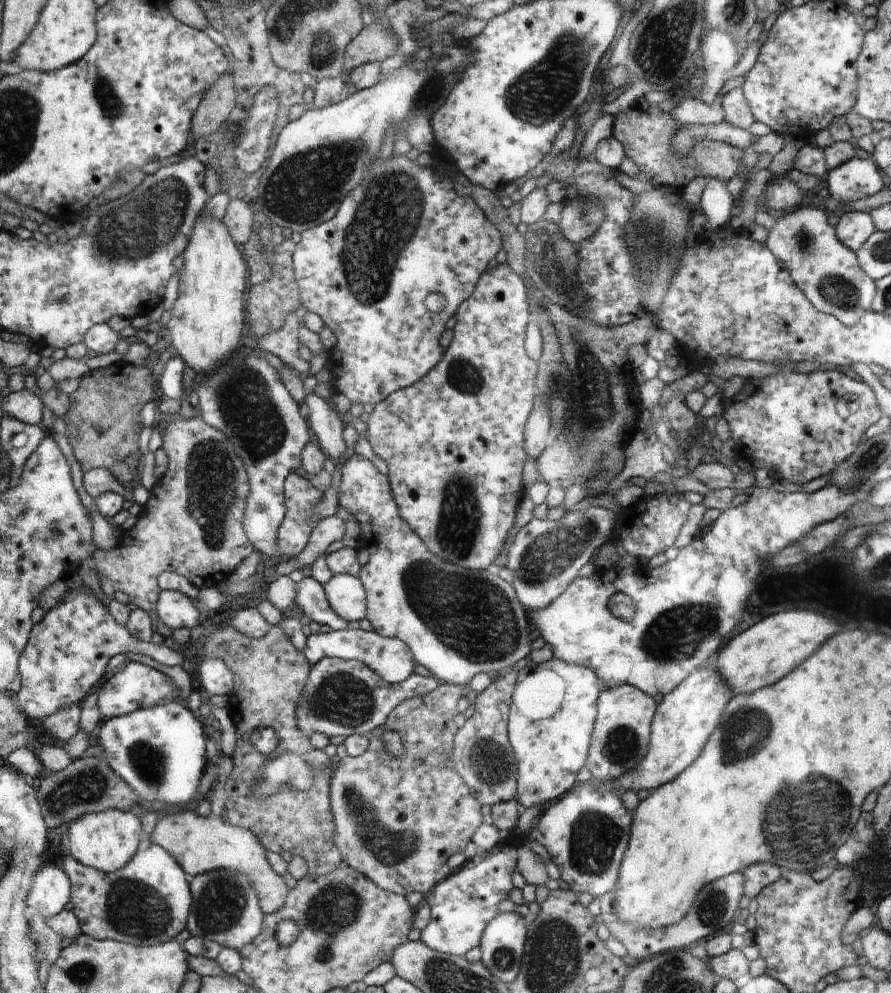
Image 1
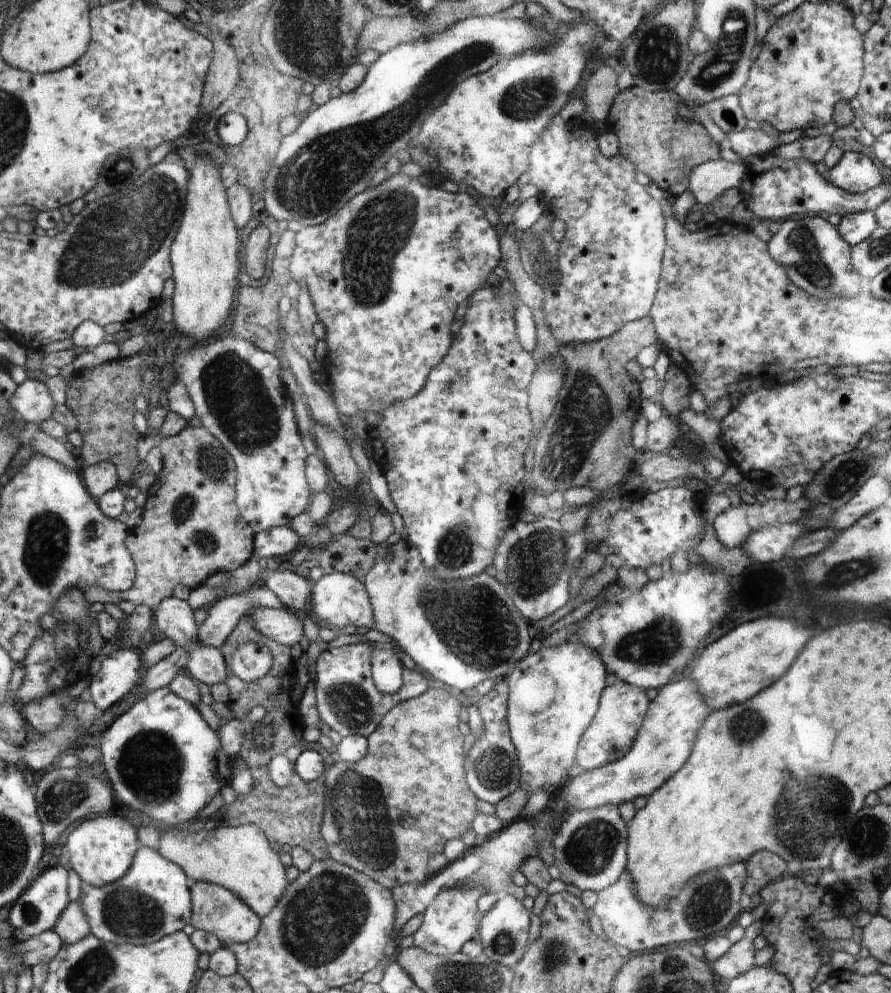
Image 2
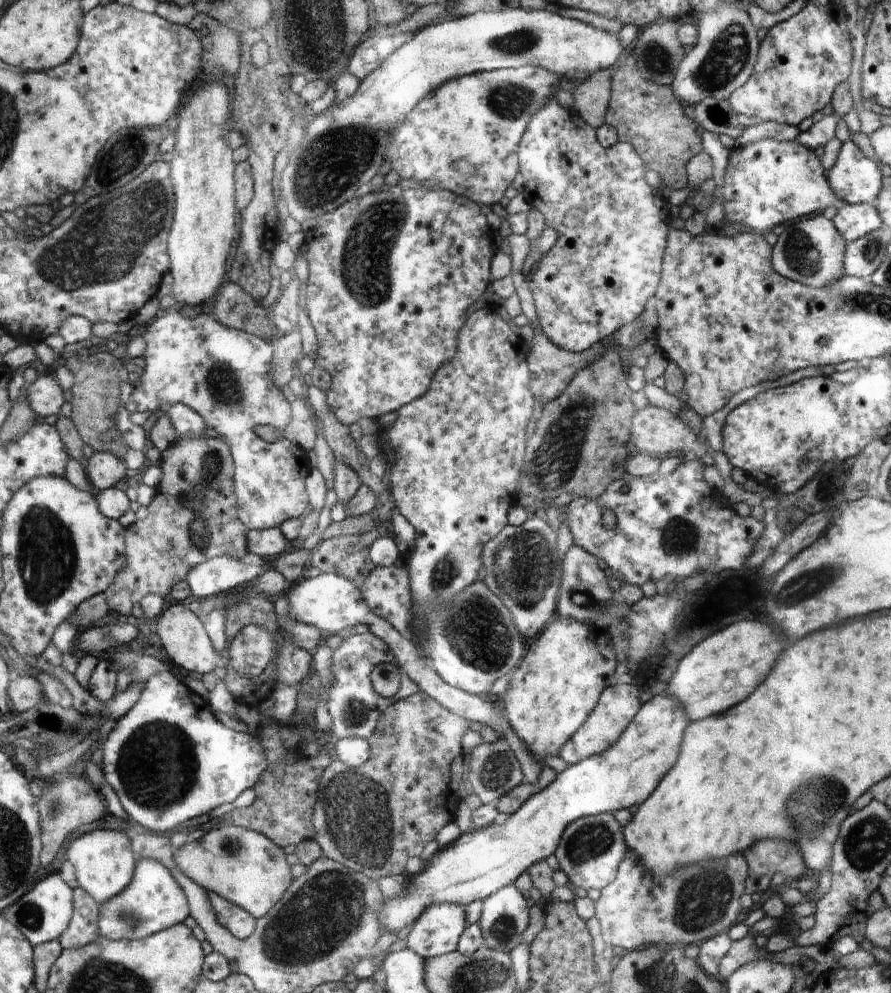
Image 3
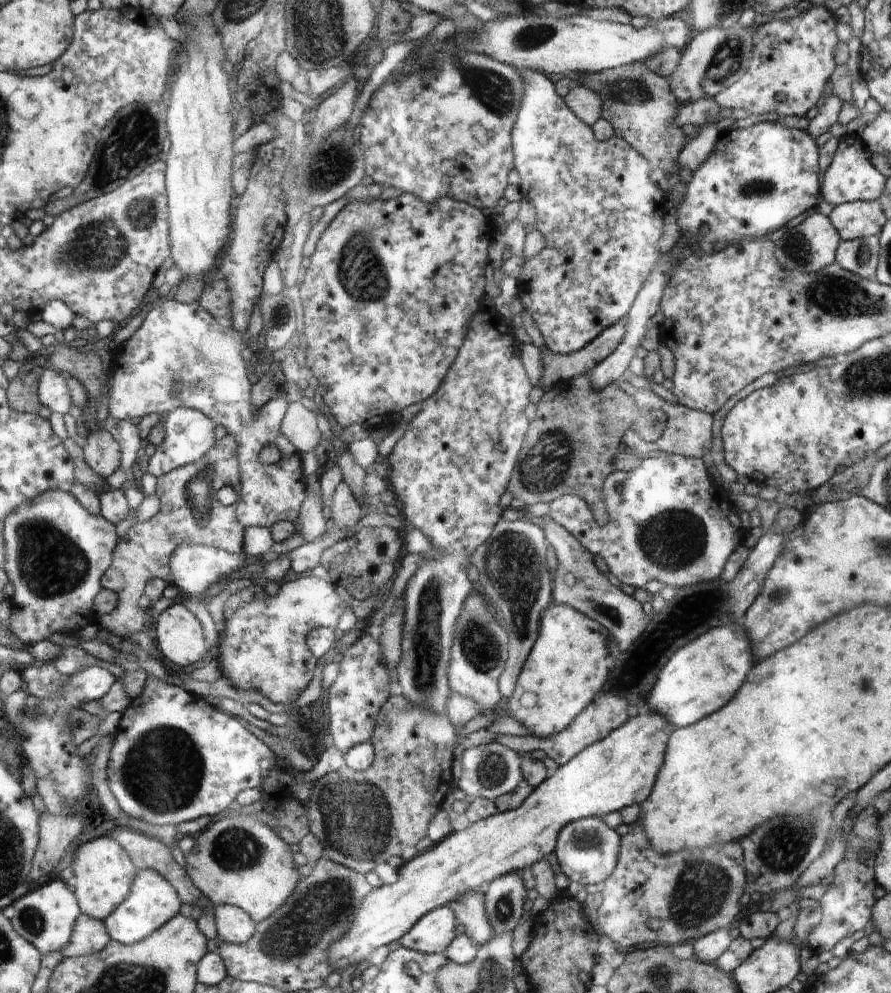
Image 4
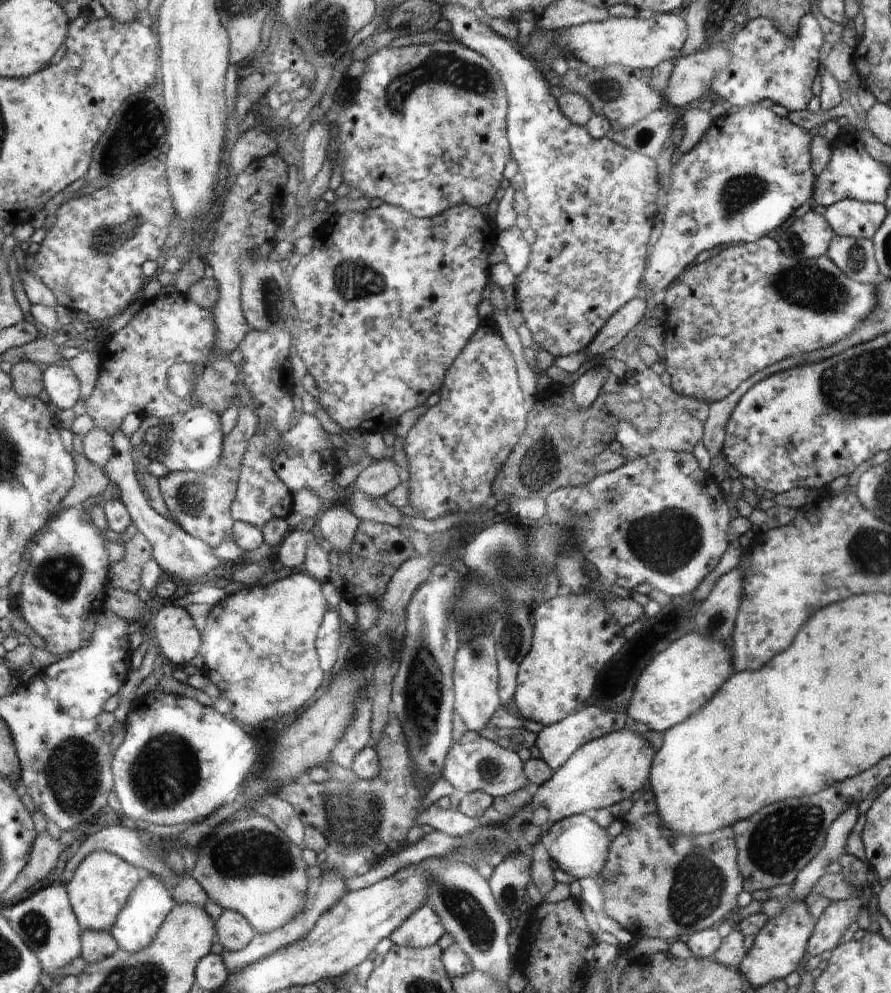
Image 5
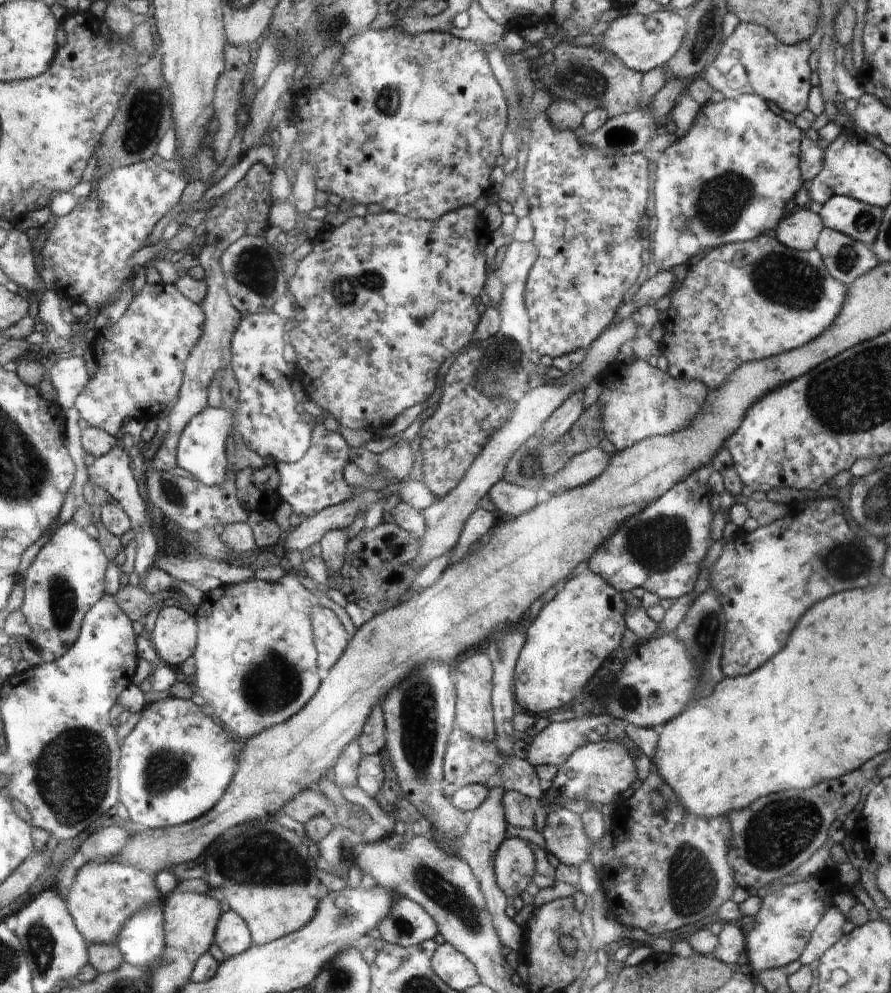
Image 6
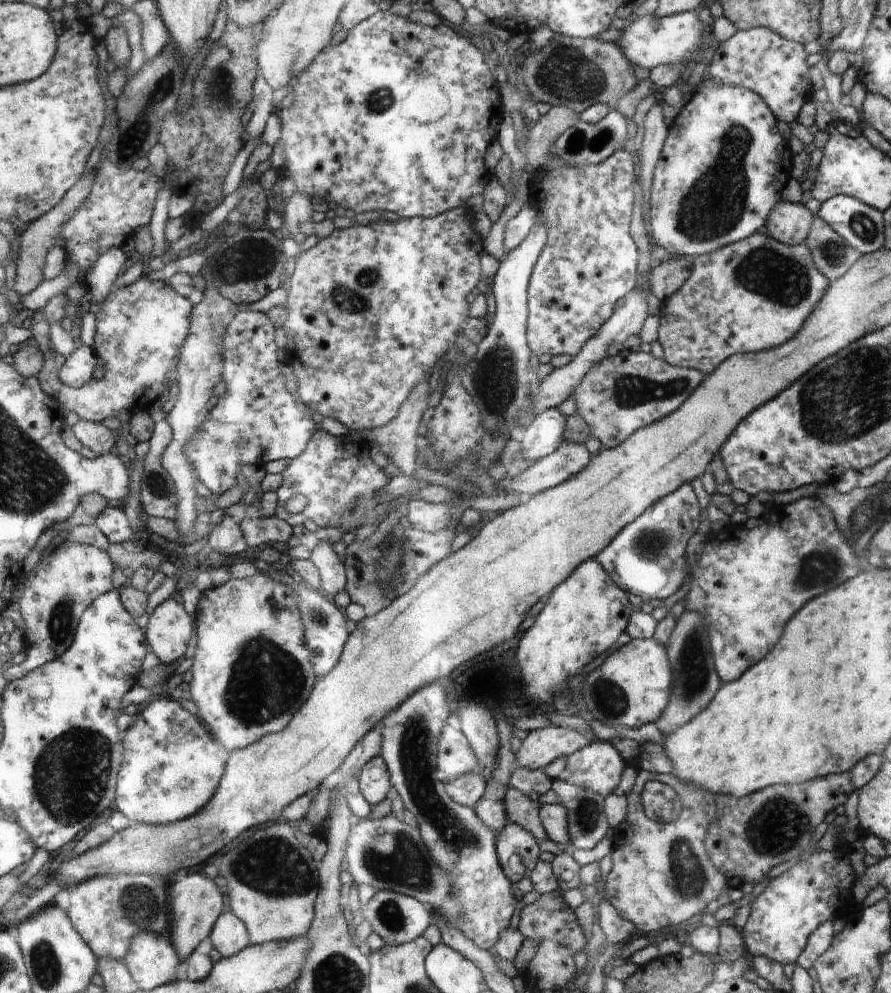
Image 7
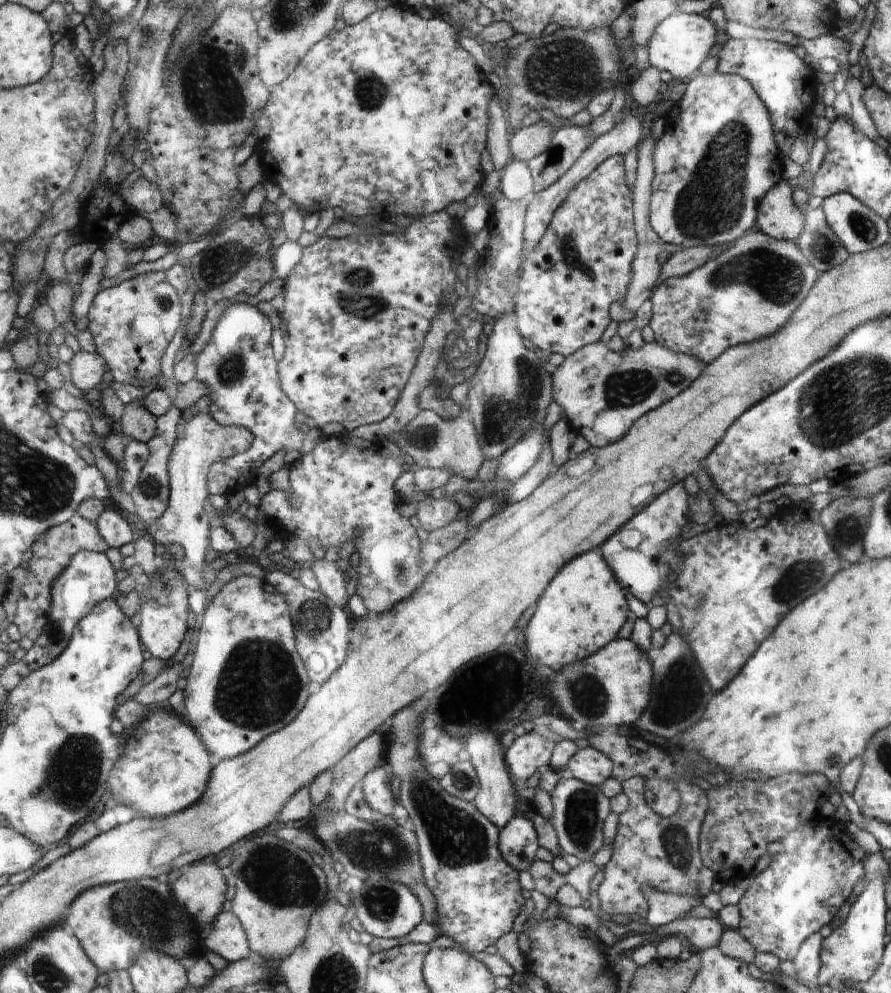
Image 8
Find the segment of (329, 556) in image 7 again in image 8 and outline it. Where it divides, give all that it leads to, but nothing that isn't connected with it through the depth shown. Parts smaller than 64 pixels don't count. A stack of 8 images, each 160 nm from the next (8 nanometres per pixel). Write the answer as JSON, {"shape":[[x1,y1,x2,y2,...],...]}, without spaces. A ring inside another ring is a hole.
{"shape":[[325,558,316,559,316,562,310,567,318,581,318,590,330,597,338,606,341,606,343,609,346,608,349,598,346,595,345,578,343,574,340,574,338,567,336,567,336,562]]}

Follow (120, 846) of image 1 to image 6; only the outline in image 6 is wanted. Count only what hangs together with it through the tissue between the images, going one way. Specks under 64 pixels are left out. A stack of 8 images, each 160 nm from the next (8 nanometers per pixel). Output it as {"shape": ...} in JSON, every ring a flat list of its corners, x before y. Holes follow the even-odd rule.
{"shape":[[92,862,92,864,84,864,78,870,65,901,68,903,77,929,81,931,87,944,116,944,114,938,117,940,128,918,143,909,143,906,160,900,160,896,152,876,148,876,144,870,138,870,128,864,124,866,118,862]]}

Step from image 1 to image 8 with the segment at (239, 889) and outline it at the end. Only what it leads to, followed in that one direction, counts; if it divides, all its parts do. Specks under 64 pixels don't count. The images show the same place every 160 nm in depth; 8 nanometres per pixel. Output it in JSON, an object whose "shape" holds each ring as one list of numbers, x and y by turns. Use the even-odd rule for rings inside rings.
{"shape":[[232,910,222,913,212,922,214,928,204,939,206,948,216,952,228,963,244,960,253,955,249,947,248,935,240,919]]}

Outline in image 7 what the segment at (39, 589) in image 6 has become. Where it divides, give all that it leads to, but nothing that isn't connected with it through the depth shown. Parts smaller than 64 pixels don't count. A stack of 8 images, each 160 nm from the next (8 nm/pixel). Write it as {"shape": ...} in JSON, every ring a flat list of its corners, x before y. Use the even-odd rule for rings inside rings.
{"shape":[[60,538,60,544,48,558,34,566,28,574,28,579,19,600,22,616,28,629,25,637,25,660,18,665,7,661,2,672,7,681,24,677,25,674,54,661,64,655,70,648,78,629,80,615,101,594,112,590,112,570,114,564,108,558,105,550,82,543,68,543]]}

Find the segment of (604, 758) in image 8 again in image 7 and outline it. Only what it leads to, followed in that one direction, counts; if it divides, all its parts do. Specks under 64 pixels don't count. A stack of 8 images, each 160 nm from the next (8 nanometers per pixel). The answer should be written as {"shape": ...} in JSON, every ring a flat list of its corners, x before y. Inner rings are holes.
{"shape":[[594,740,567,757,565,779,606,798,620,782,622,755,608,741]]}

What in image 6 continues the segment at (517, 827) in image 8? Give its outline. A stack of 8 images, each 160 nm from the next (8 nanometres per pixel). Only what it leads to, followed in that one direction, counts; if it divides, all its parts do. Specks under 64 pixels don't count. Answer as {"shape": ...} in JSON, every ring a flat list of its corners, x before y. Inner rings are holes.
{"shape":[[510,834,496,851,493,860,495,879,497,885,505,892,509,903,512,903,514,898,522,898,522,894,526,894,526,890,530,890,530,886,534,886,535,856,533,849,529,841]]}

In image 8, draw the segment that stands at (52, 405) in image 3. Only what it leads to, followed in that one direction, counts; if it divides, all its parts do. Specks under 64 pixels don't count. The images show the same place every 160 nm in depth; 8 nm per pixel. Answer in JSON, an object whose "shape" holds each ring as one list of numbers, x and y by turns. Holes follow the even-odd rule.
{"shape":[[81,350,74,353,74,358,70,359,69,365,73,385,80,388,84,394,96,385,104,384,104,372,108,368,101,354]]}

